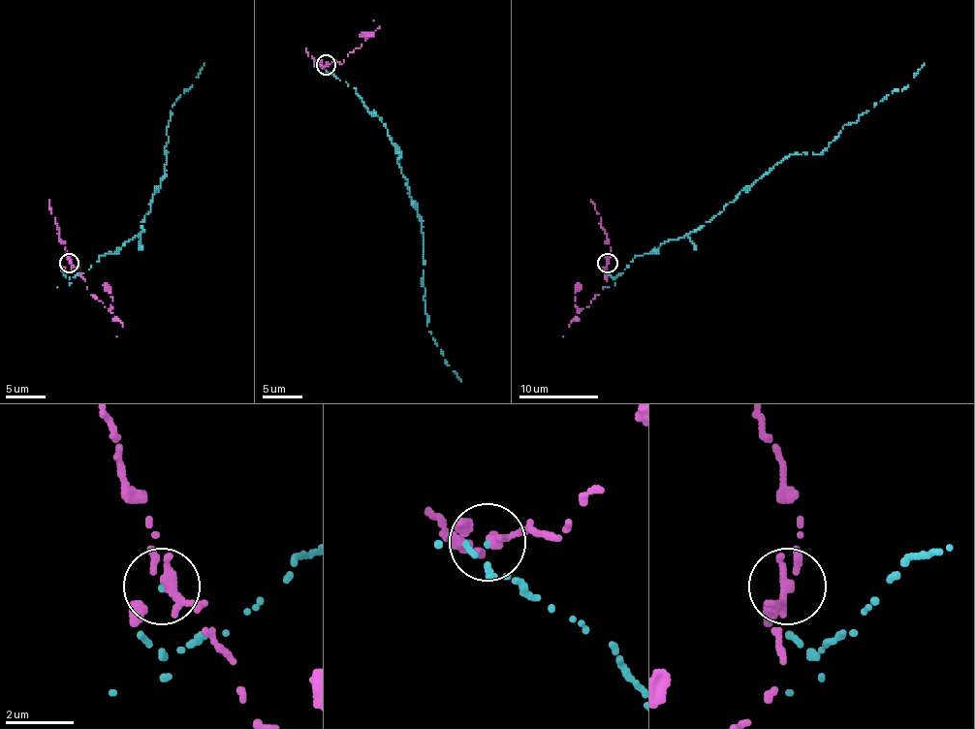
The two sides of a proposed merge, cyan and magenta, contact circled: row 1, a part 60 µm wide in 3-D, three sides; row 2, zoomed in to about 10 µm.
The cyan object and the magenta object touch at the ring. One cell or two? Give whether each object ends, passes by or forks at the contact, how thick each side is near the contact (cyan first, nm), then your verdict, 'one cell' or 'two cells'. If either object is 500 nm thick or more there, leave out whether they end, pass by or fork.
cyan ends | magenta forks | 100/200 nm | two cells

